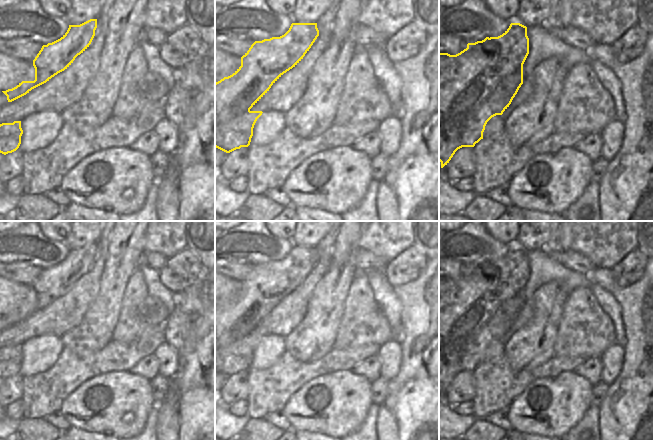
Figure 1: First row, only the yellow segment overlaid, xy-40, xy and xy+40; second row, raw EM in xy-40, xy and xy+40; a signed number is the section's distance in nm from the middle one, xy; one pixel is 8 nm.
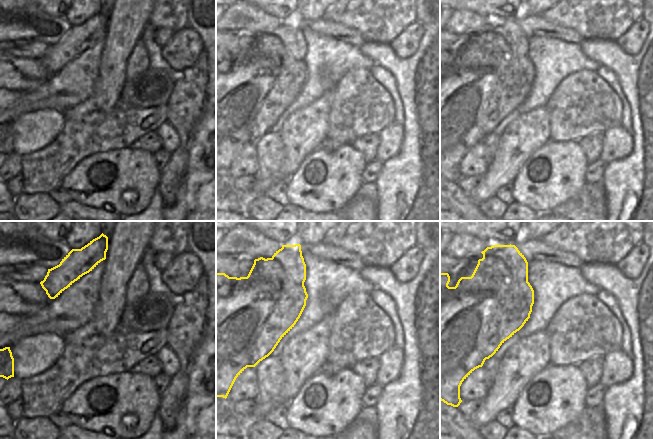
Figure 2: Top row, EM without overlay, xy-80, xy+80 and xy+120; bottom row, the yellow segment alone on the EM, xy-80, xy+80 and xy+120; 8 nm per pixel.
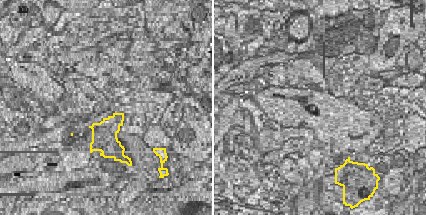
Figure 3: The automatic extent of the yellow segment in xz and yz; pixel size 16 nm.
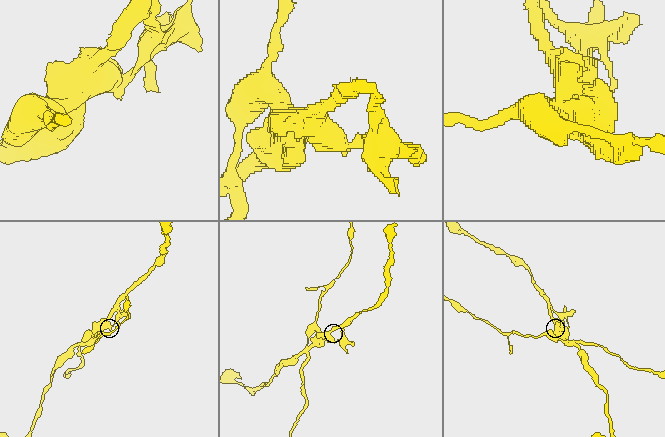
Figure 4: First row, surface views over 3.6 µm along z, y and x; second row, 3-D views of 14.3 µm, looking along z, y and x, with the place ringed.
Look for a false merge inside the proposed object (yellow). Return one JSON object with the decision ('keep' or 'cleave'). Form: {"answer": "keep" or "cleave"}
{"answer": "cleave"}

